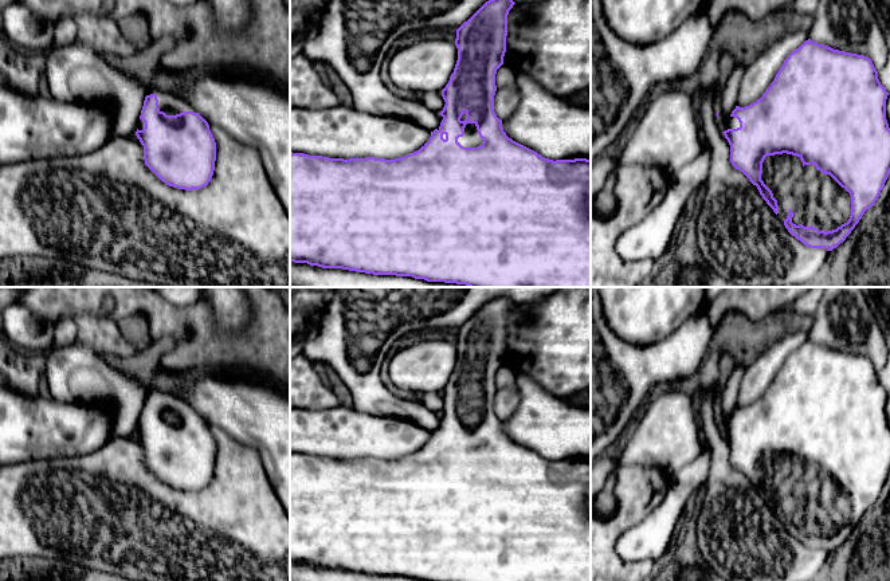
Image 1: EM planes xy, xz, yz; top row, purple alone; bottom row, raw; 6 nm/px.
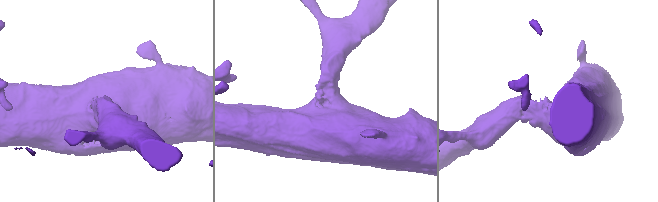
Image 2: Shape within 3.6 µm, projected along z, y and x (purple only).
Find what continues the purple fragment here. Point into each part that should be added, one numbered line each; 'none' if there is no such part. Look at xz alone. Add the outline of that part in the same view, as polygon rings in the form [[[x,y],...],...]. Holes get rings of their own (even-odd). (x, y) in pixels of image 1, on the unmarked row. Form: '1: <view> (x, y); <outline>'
1: xz (471, 439); [[[467,424],[464,436],[459,437],[458,443],[464,448],[477,448],[483,444],[483,440],[479,437],[475,424]]]

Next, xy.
1: xy (168, 403); [[[150,389],[146,392],[146,396],[156,394],[158,400],[158,409],[164,412],[166,416],[176,416],[183,412],[193,412],[196,411],[184,400],[177,397],[176,394],[161,390],[161,389]]]

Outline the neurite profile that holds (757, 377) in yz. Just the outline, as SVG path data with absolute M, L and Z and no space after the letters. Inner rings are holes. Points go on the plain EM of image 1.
M805 323L791 326L789 331L775 341L746 366L740 382L737 407L745 408L762 397L791 353L808 341Z

